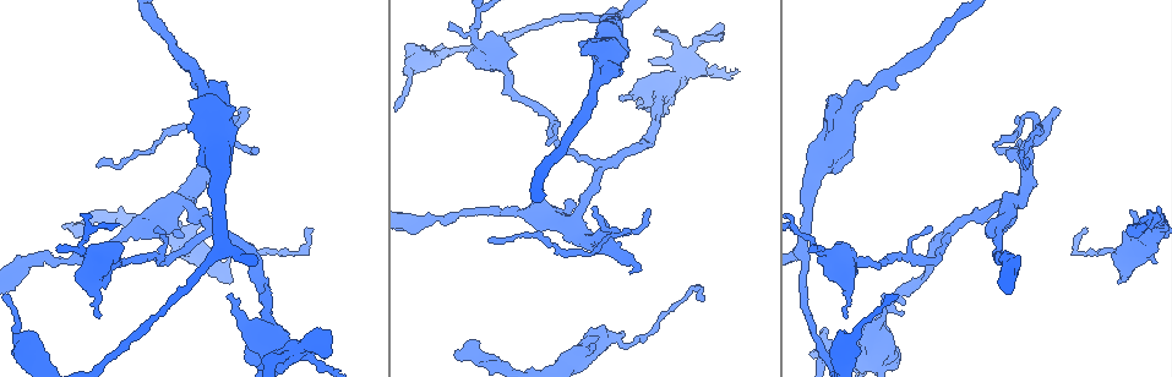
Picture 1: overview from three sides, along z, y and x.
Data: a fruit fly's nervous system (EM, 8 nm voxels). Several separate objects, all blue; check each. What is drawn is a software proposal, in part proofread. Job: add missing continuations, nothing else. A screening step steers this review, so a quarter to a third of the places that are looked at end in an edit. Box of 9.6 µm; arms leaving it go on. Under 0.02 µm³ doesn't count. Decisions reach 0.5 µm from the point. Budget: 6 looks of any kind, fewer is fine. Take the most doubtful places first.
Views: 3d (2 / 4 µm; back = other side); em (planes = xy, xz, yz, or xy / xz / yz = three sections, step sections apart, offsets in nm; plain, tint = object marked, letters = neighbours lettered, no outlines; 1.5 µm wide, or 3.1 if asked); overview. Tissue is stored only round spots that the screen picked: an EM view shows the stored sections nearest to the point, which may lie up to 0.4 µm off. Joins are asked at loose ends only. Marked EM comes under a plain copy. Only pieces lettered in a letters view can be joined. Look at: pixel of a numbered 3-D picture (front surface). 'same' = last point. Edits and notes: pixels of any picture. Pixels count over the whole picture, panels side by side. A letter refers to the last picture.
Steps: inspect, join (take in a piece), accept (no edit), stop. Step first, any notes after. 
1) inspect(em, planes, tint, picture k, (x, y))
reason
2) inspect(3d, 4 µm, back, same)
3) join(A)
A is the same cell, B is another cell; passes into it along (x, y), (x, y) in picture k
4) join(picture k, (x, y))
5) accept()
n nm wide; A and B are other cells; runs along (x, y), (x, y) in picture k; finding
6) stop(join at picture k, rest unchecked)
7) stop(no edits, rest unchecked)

inspect(3d, 4 µm, picture 1, (1059, 112))
branch stops here

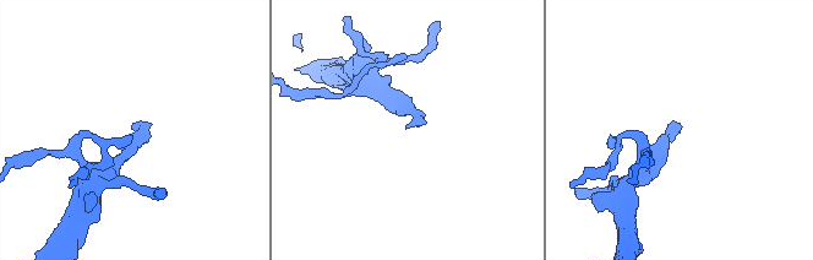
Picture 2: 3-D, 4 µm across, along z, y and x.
inspect(em, planes, letters, picture 2, (131, 128))

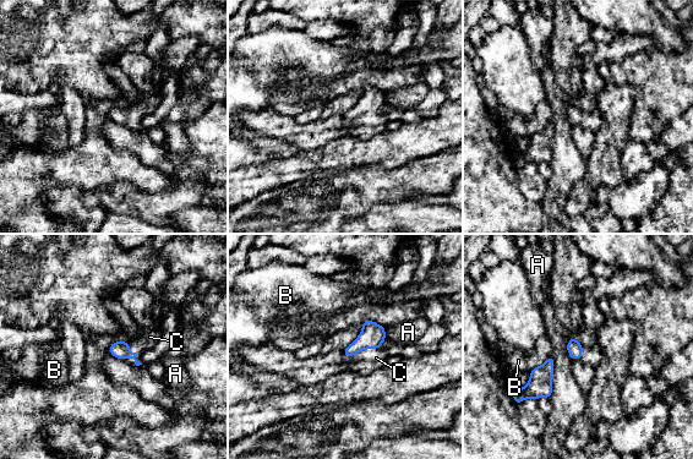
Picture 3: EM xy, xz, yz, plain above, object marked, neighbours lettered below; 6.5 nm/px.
join(C)
C is the same cell, A and B are other cells; it goes on there

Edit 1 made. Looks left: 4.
inspect(em, yz, step 4, tint, picture 1, (581, 55))
branch stops here

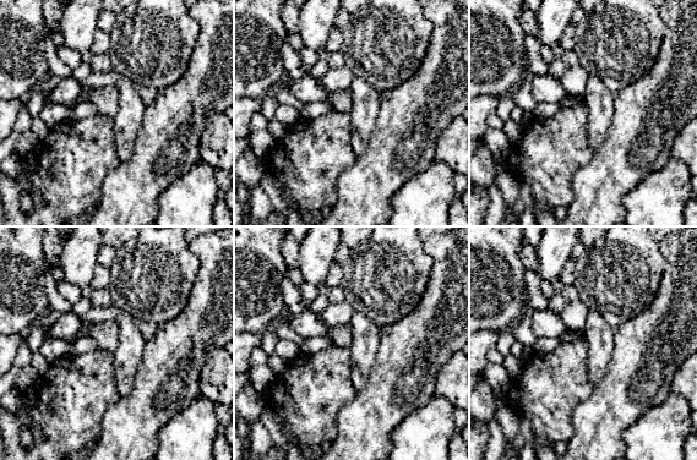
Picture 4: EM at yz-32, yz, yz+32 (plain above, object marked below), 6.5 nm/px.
inspect(em, planes, letters, same)
cut it another way

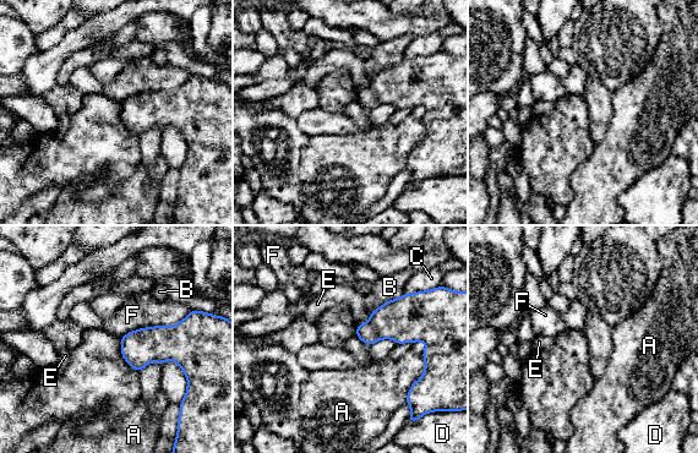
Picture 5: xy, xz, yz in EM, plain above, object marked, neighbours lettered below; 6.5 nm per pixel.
accept()
A, B, C, D, E and F are other cells; border along (192, 310), (172, 325), (121, 337) in picture 5; none of them fits

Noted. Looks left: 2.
inspect(em, planes, letters, picture 1, (227, 295))
an open end

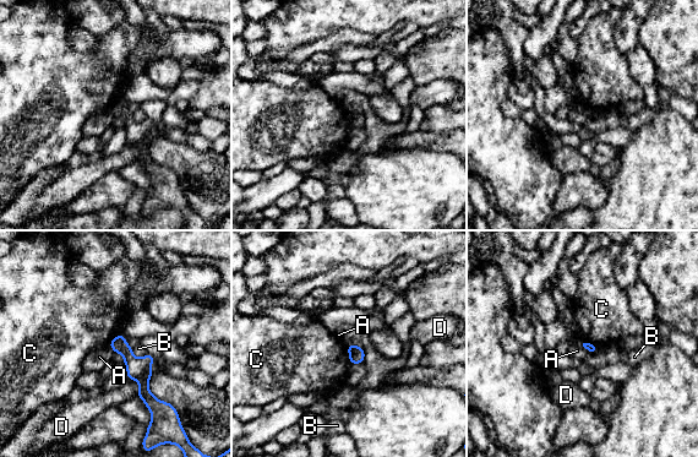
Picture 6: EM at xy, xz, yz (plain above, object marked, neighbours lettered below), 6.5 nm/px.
accept()
D touches over 140 nm; A, B, C and D are other cells; runs along (119, 338), (150, 401) in picture 6; no lettered piece goes on from it

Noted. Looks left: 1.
stop(join at picture 3, rest unchecked)

